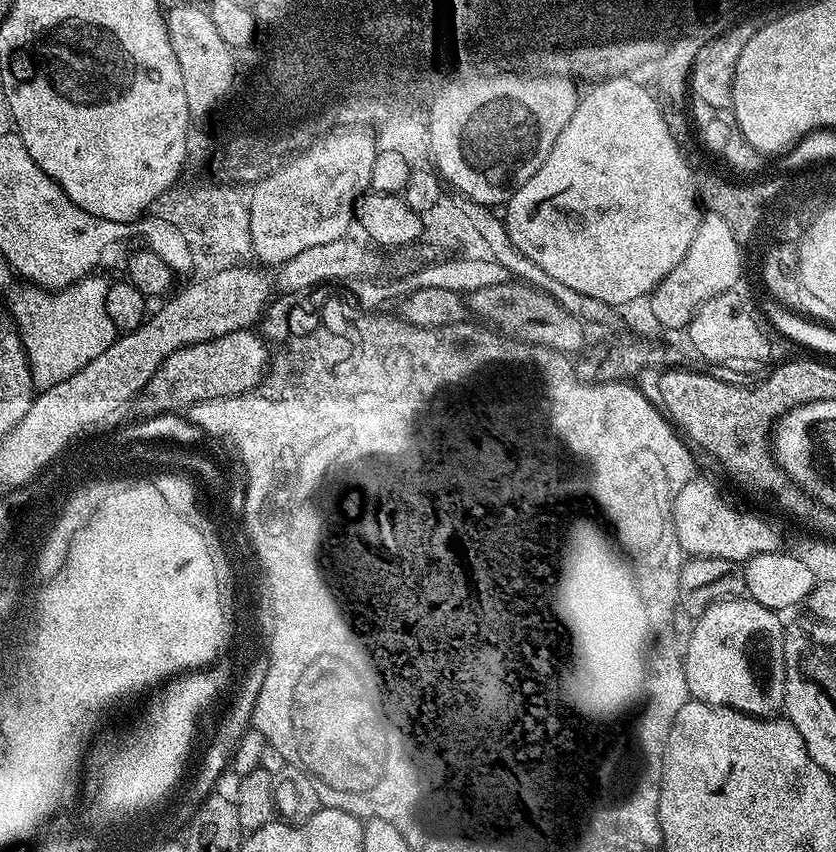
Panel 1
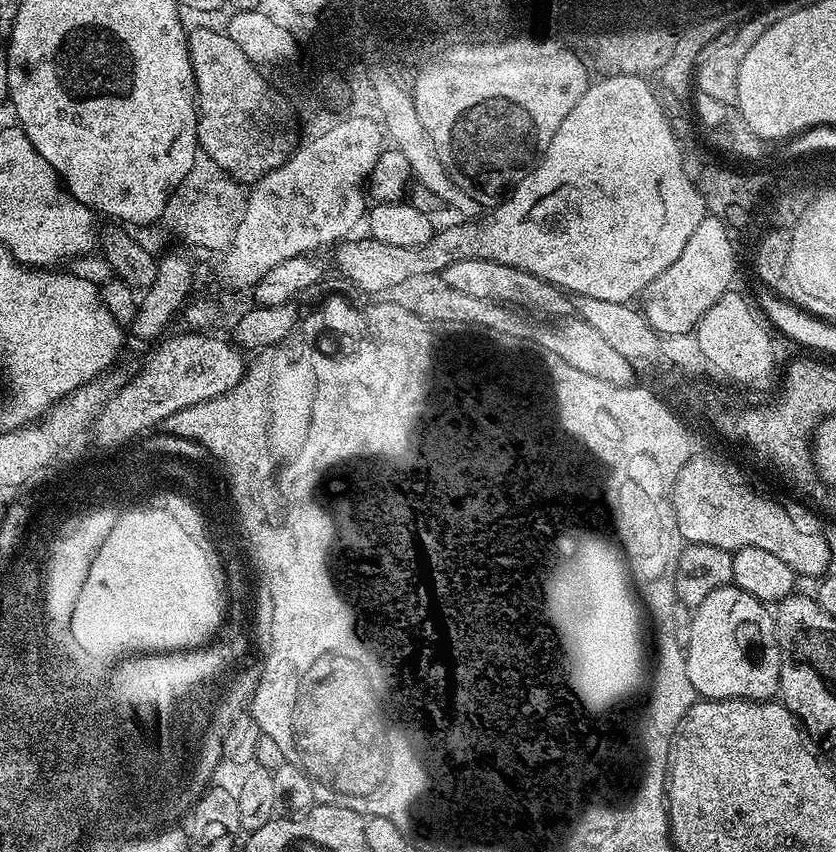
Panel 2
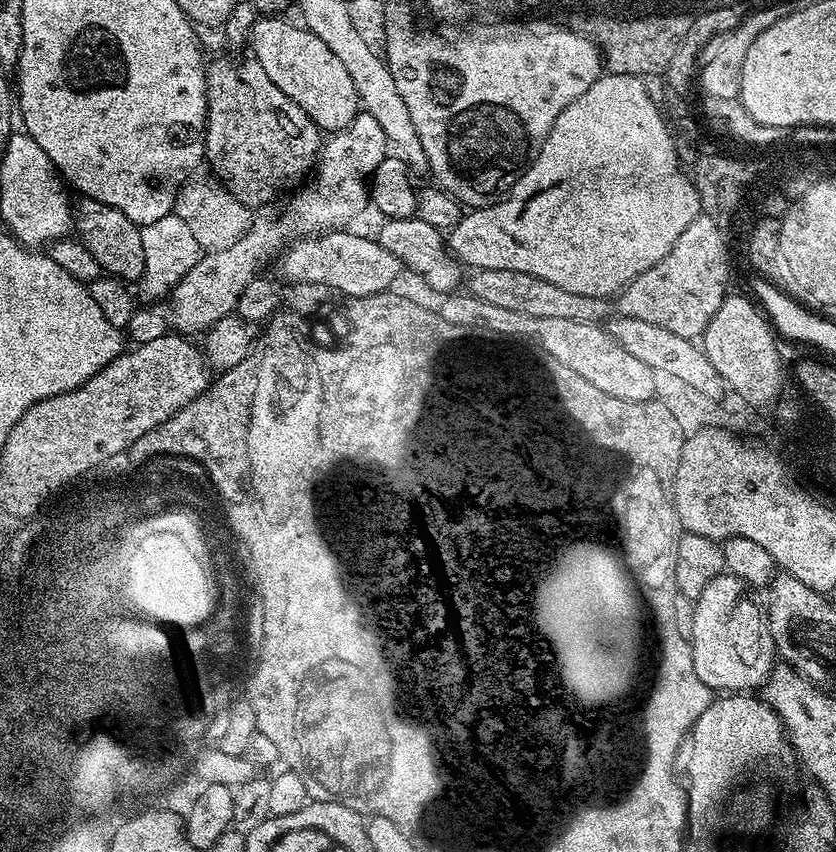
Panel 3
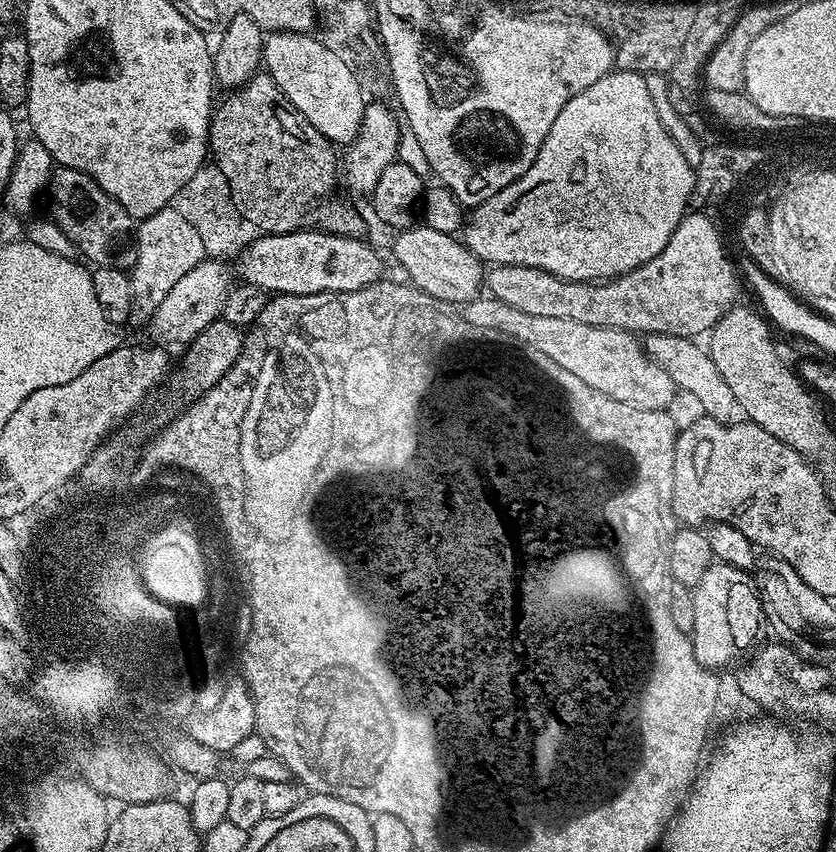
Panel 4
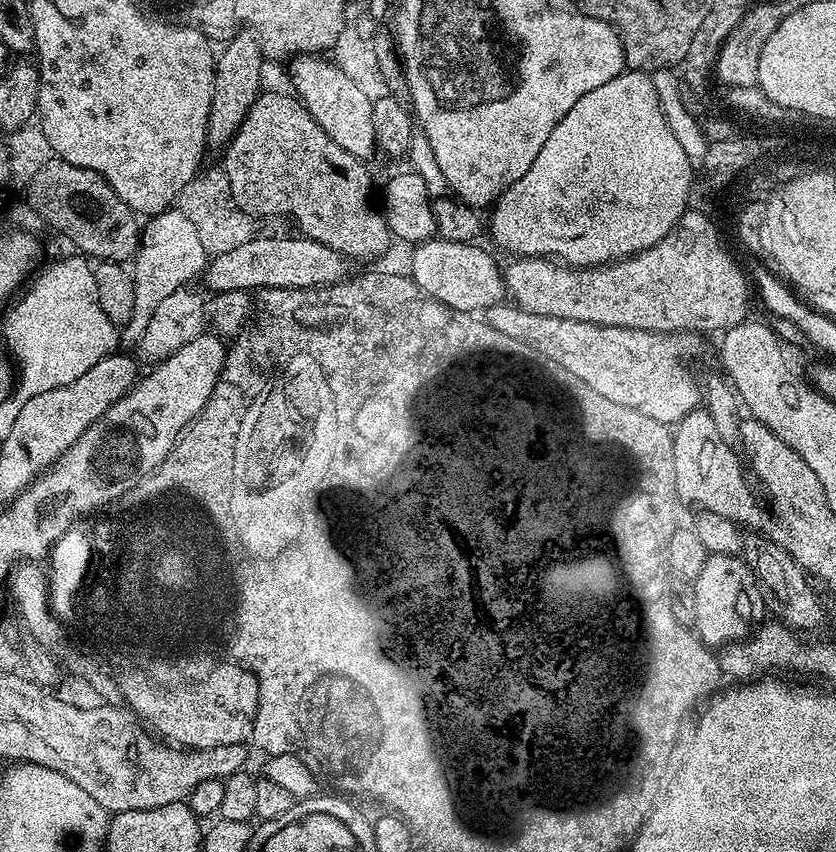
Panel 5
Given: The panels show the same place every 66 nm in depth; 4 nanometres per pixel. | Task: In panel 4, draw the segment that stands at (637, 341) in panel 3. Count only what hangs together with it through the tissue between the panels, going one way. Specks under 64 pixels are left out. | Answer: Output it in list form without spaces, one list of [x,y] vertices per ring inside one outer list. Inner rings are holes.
[[[649,333],[642,343],[647,355],[660,368],[666,370],[677,389],[688,392],[701,400],[705,415],[721,422],[733,417],[731,415],[736,412],[734,394],[731,393],[726,378],[723,378],[719,373],[712,356],[701,343],[694,341],[691,337],[658,335],[656,333]]]

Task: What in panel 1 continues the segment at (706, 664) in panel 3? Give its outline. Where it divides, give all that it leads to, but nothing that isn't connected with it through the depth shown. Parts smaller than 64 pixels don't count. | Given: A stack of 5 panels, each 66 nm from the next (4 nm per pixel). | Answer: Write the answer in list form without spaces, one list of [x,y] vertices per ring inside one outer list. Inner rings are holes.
[[[751,598],[719,600],[701,616],[695,617],[693,633],[686,639],[688,649],[685,647],[682,652],[689,697],[707,704],[733,708],[751,716],[775,717],[783,709],[788,681],[784,669],[785,625],[780,624],[779,618],[775,611]]]

